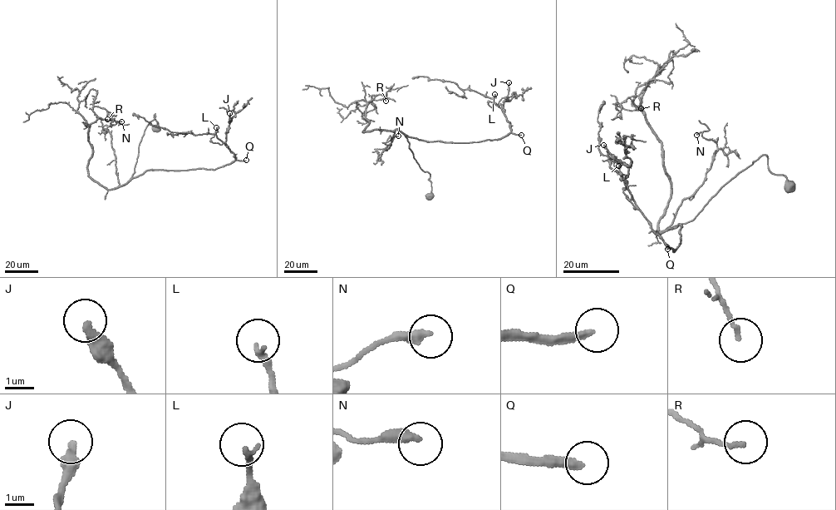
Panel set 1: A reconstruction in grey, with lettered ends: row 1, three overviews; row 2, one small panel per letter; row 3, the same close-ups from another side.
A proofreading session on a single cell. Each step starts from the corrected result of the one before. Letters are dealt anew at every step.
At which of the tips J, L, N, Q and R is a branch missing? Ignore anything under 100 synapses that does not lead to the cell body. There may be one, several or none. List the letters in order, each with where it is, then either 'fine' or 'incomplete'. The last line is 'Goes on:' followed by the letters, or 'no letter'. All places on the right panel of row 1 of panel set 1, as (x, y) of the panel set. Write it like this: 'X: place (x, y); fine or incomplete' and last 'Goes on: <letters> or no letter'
J: place (603, 145); fine
L: place (618, 165); fine
N: place (696, 135); fine
Q: place (667, 249); incomplete
R: place (641, 108); fine
Goes on: Q

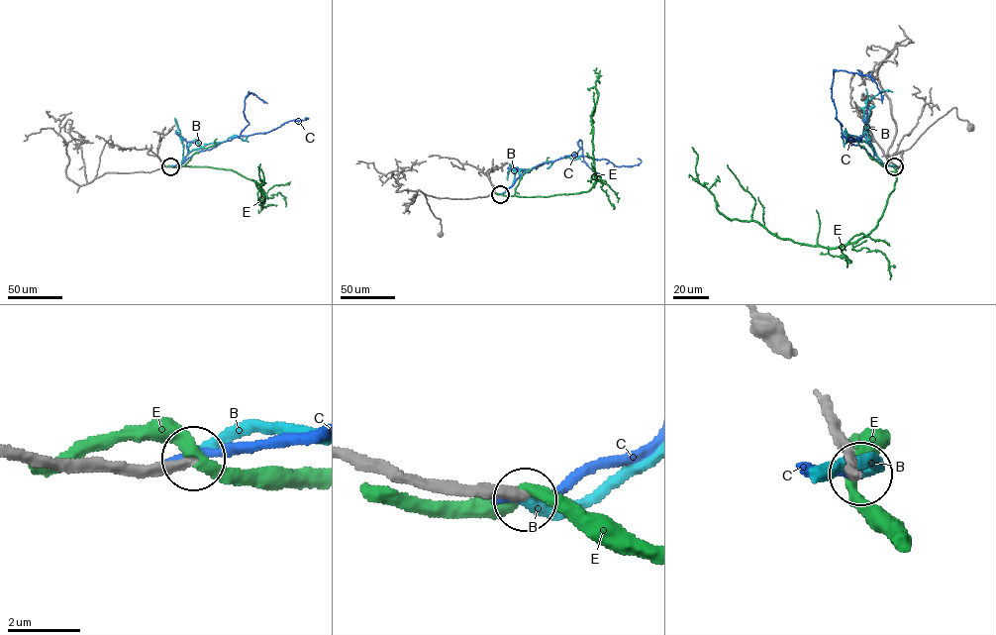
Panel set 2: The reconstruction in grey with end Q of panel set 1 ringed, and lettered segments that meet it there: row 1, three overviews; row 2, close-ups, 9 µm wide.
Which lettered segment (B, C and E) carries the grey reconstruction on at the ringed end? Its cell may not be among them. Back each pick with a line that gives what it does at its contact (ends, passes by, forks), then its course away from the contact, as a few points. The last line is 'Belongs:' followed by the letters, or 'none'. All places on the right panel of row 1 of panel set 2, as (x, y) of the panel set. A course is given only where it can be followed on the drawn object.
B: It ends there. Its course: (894, 166), (883, 163), (872, 149), (857, 137), (847, 137), (845, 132), (845, 144), (841, 136)
Belongs: B

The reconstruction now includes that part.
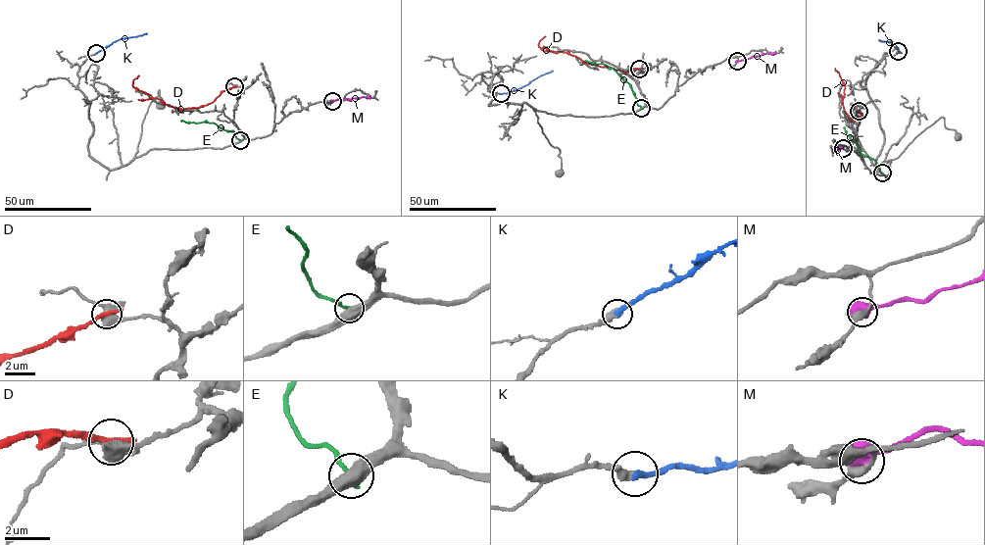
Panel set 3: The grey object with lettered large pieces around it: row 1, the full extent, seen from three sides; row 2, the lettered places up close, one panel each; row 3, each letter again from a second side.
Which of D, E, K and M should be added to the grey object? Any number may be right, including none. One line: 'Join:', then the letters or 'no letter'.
Join: K

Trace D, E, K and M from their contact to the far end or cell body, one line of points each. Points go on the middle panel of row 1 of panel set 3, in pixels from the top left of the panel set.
D: (639, 69), (625, 73), (584, 63), (566, 52), (545, 51), (538, 44), (545, 36)
E: (641, 108), (630, 85), (613, 68), (585, 60)
K: (500, 94), (524, 86), (553, 71)
M: (737, 62), (775, 51)

